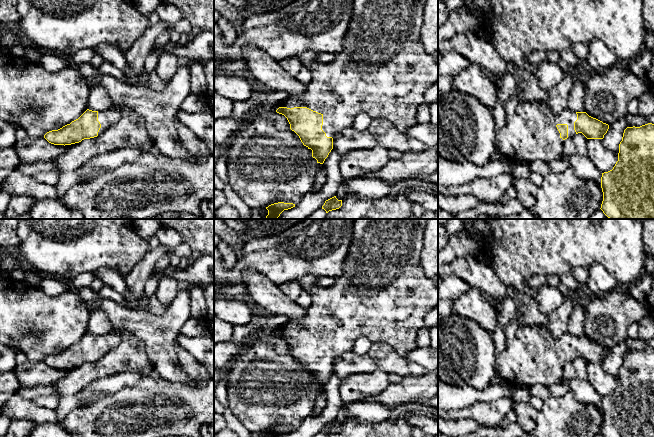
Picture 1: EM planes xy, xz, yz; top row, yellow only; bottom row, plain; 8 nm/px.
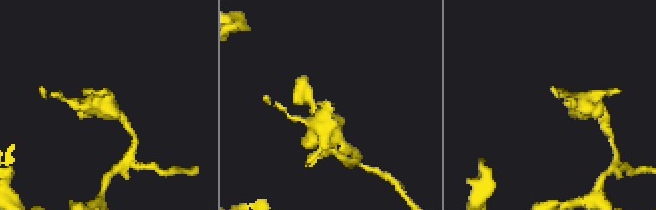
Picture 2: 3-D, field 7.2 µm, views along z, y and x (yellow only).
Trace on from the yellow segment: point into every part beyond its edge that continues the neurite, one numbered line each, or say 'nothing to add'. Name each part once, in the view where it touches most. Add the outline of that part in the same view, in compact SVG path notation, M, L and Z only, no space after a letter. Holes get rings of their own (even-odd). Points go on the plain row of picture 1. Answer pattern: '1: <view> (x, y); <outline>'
1: xz (383, 295); M354 219L352 241L349 247L349 252L344 261L343 275L335 278L335 283L330 287L323 287L318 283L318 277L312 275L305 275L297 281L306 289L312 298L312 303L308 307L305 316L300 321L289 322L286 325L287 332L307 331L313 335L323 339L322 354L327 361L334 362L340 355L345 352L352 351L354 341L358 337L366 337L371 343L386 343L395 348L399 354L405 357L410 351L417 346L416 338L418 332L424 327L425 315L438 306L438 275L434 277L427 277L420 263L420 256L423 249L424 228L422 228L417 219Z

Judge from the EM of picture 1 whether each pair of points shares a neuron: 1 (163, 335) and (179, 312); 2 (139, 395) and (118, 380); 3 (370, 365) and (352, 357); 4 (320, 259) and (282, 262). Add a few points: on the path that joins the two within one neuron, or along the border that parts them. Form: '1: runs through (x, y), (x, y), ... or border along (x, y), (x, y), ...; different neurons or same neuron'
1: runs through (164, 329), (174, 318); same neuron
2: border along (142, 376), (131, 386), (105, 393); different neurons
3: runs through (366, 364), (356, 361); same neuron
4: runs through (311, 262), (291, 262); same neuron

